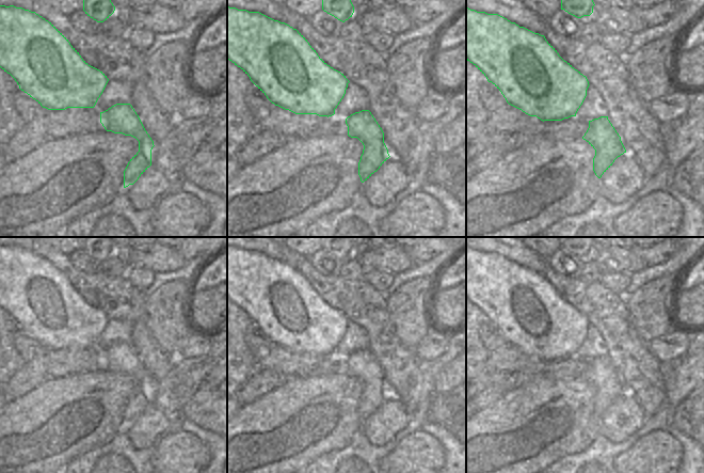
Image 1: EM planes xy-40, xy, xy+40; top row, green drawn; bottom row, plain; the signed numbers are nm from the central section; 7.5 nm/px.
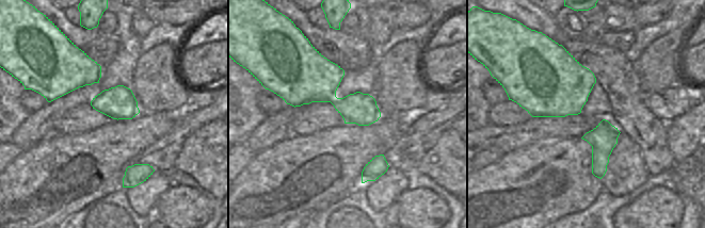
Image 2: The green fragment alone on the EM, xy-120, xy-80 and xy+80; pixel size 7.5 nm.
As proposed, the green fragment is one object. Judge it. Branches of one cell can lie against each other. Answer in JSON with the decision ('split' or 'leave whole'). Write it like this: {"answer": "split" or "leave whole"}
{"answer": "leave whole"}

